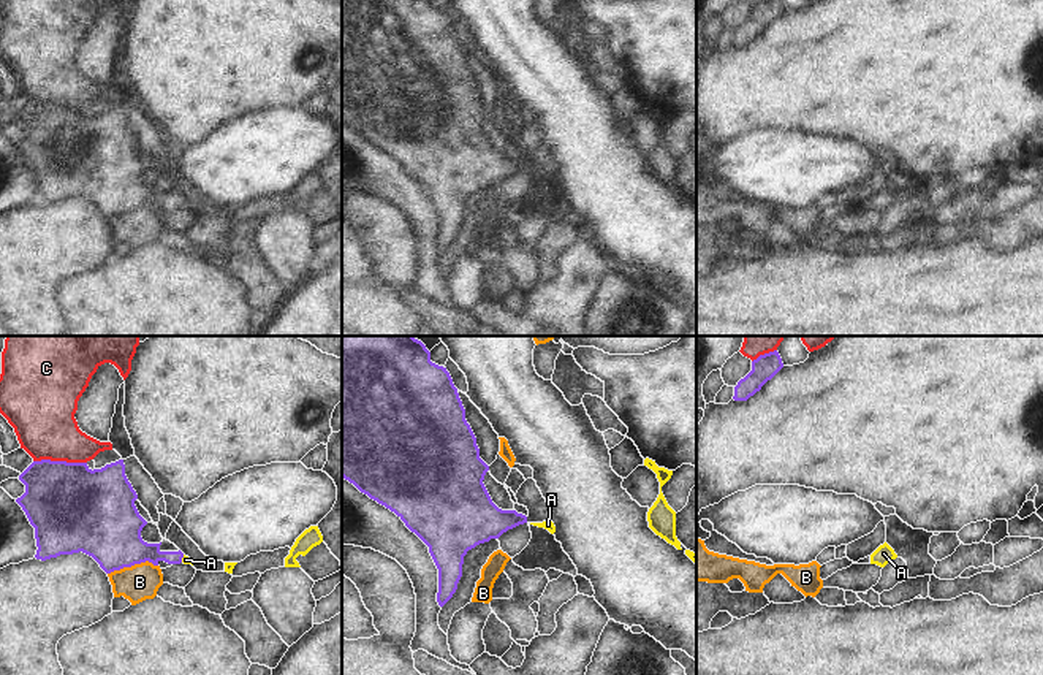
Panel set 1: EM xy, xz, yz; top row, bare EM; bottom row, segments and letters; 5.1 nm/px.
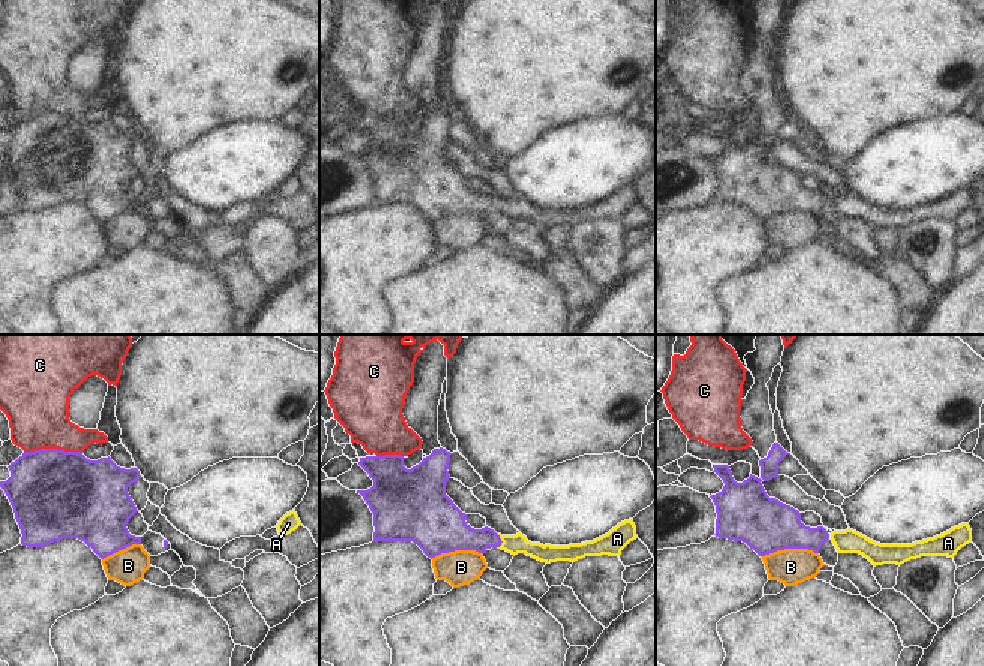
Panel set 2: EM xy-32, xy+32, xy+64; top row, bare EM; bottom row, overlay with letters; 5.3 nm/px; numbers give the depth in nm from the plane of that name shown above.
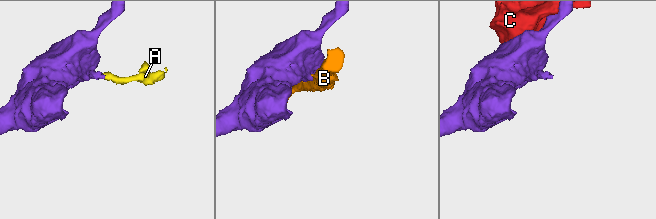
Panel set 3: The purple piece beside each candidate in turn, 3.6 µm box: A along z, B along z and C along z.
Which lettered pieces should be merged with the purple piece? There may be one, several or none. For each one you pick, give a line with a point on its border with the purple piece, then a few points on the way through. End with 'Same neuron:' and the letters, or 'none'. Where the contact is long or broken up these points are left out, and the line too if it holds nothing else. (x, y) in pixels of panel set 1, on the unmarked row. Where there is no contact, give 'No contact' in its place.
A: Touches purple at xy (182, 202). Path across: xy (135, 195), (182, 202), (185, 205)
Same neuron: A.

